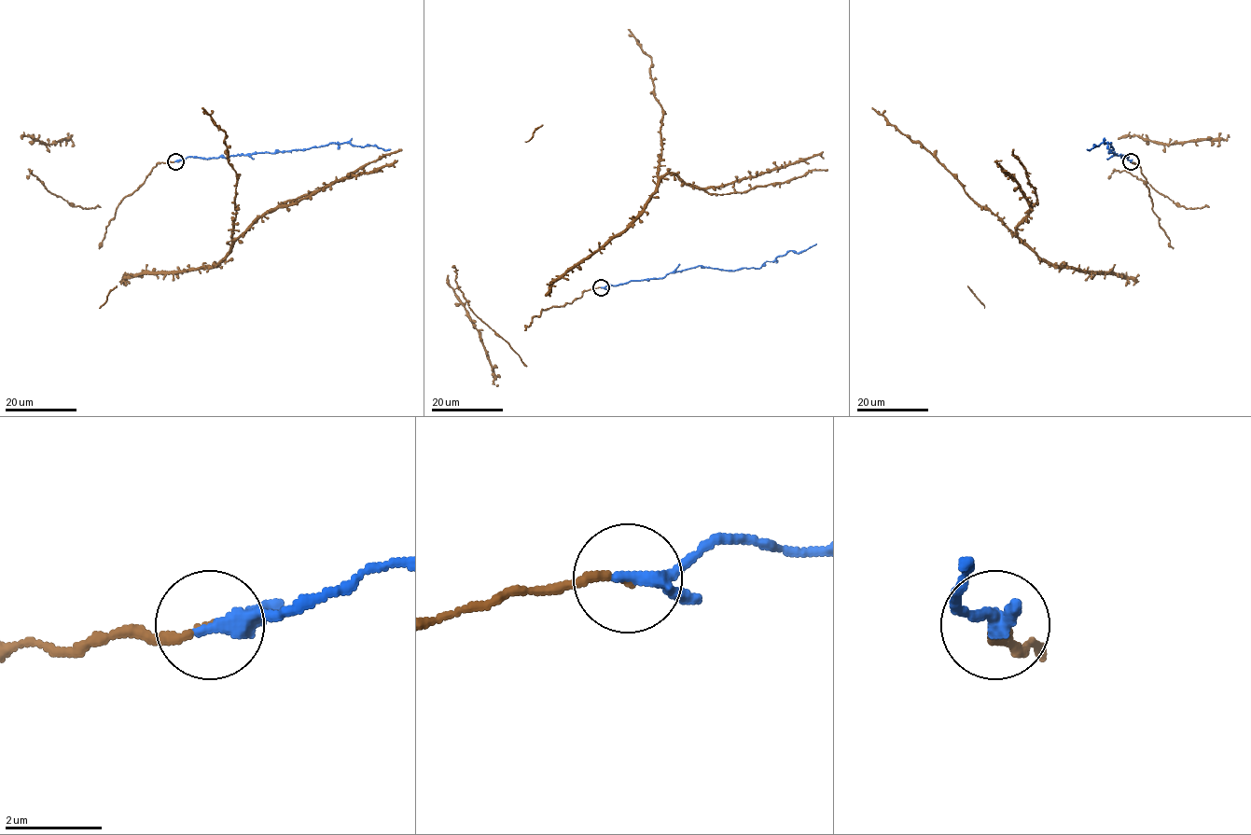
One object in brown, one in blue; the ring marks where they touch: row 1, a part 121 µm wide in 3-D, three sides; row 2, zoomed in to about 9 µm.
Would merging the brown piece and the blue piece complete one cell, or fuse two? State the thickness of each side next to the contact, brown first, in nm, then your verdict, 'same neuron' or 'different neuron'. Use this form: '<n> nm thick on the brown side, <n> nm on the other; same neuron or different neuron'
150 nm thick on the brown side, 240 nm on the other; same neuron

